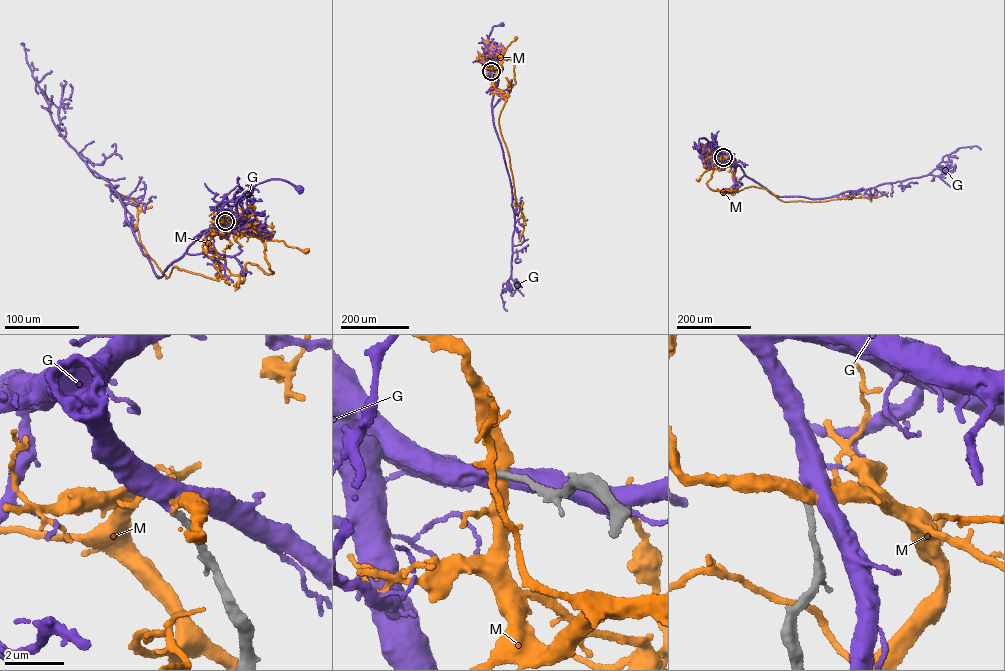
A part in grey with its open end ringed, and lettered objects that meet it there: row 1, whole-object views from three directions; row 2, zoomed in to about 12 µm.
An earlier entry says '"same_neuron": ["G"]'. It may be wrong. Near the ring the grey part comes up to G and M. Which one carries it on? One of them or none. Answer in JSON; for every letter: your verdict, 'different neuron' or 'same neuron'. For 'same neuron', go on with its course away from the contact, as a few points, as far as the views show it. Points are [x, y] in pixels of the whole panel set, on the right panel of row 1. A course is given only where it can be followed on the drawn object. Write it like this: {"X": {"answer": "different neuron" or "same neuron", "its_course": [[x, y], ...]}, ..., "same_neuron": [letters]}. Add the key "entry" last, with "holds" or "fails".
{"G": {"answer": "same neuron", "its_course": [[723, 157], [714, 148], [710, 151], [705, 138], [699, 139], [698, 148]]}, "M": {"answer": "different neuron"}, "same_neuron": ["G"], "entry": "holds"}

